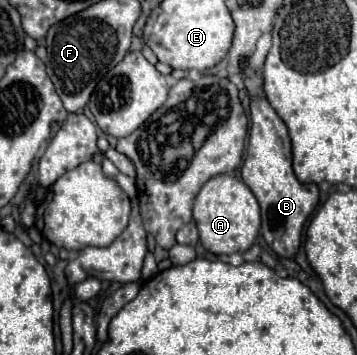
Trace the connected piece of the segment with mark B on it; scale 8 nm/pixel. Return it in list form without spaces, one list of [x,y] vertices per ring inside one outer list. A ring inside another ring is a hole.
[[[252,101],[252,129],[248,139],[248,155],[242,165],[242,179],[256,195],[262,209],[262,235],[268,247],[284,259],[296,257],[306,219],[318,203],[318,185],[300,183],[292,171],[292,147],[284,121],[268,105],[268,101]]]

